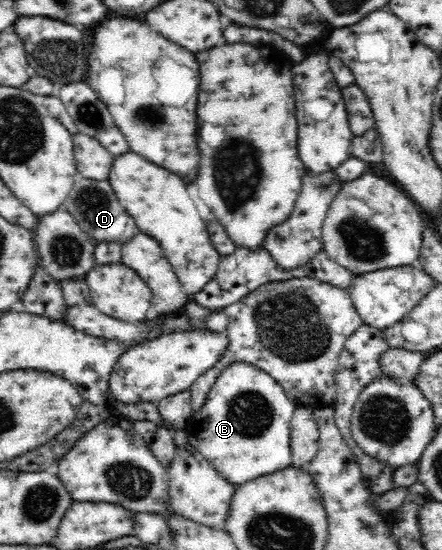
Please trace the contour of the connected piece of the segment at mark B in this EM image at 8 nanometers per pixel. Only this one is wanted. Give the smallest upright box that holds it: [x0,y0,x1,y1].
[187,362,298,486]

